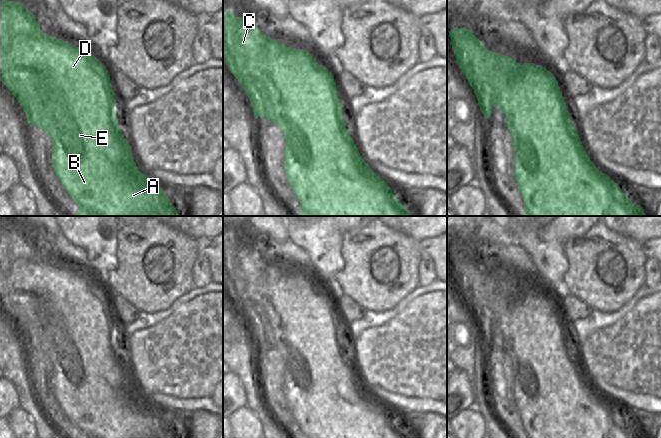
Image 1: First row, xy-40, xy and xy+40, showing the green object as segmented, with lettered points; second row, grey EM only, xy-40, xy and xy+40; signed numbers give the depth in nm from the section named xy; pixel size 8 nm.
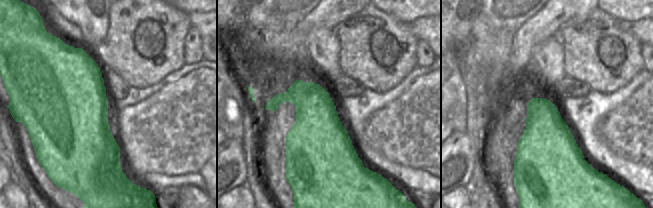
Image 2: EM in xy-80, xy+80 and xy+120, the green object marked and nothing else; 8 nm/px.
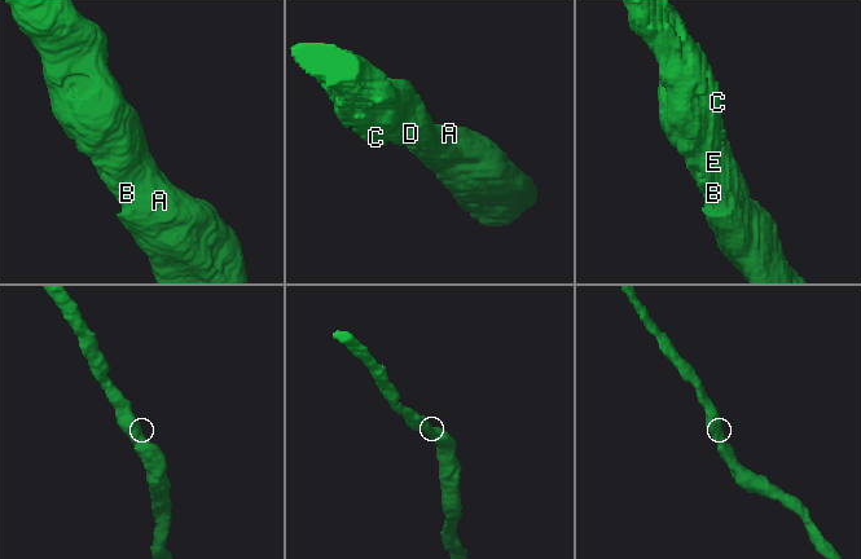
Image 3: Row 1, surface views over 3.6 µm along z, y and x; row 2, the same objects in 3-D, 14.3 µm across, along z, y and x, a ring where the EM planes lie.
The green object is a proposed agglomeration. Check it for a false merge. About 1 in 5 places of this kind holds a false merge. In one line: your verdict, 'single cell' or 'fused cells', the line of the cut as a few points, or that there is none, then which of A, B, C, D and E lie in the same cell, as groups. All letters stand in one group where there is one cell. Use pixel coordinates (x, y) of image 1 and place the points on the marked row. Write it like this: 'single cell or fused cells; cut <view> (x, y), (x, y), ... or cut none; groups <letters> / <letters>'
single cell; cut none; groups A B C D E

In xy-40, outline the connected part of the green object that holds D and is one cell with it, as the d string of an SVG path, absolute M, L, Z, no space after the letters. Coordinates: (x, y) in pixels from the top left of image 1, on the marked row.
M0 1L0 79L23 107L28 123L41 127L50 136L52 166L64 189L80 206L76 210L76 216L178 216L178 211L172 206L166 193L147 175L141 173L134 162L131 147L118 126L114 108L114 91L106 67L86 49L43 33L36 17L22 3L16 1Z

